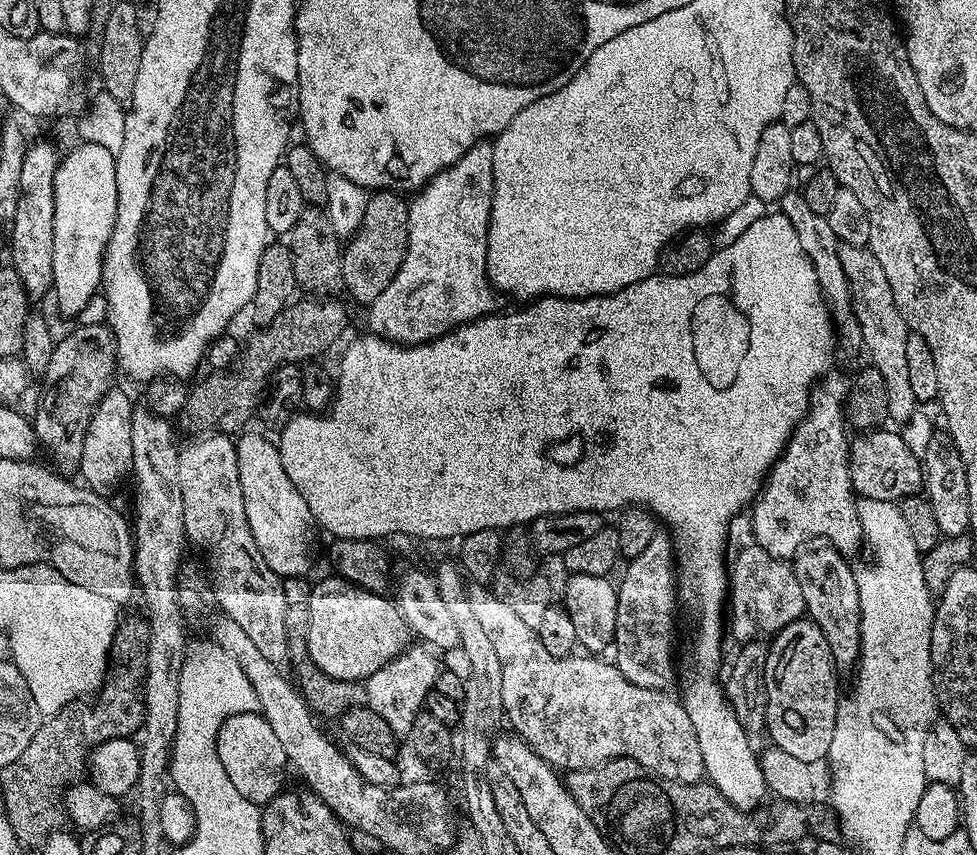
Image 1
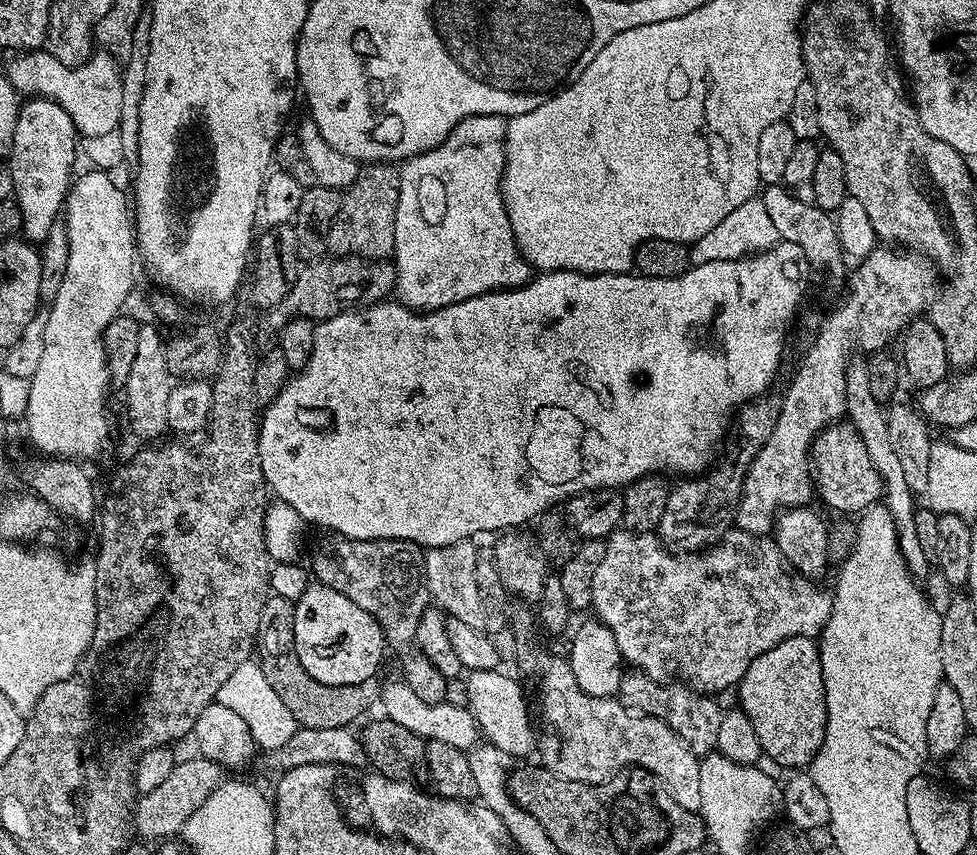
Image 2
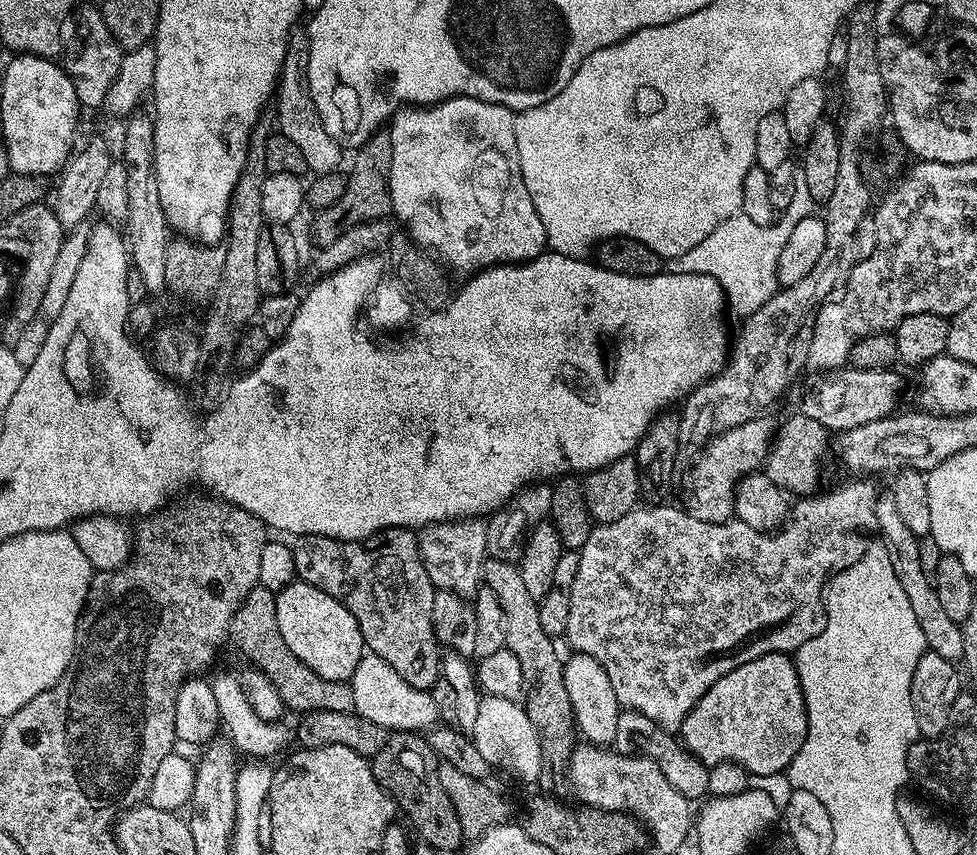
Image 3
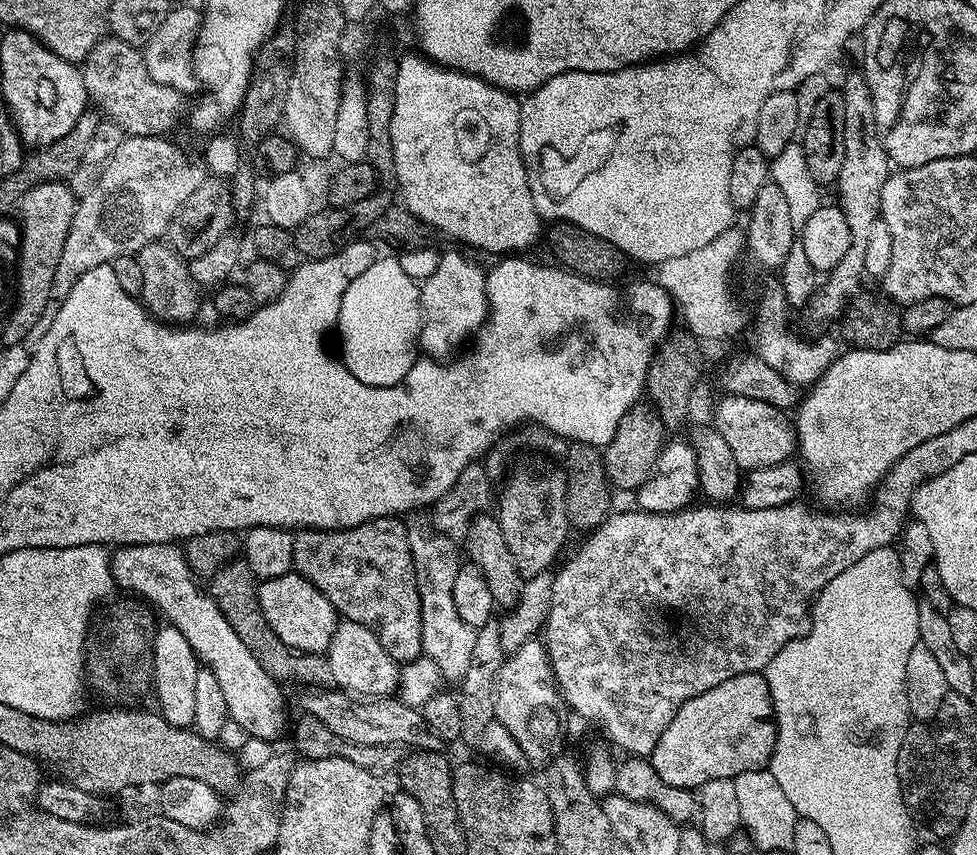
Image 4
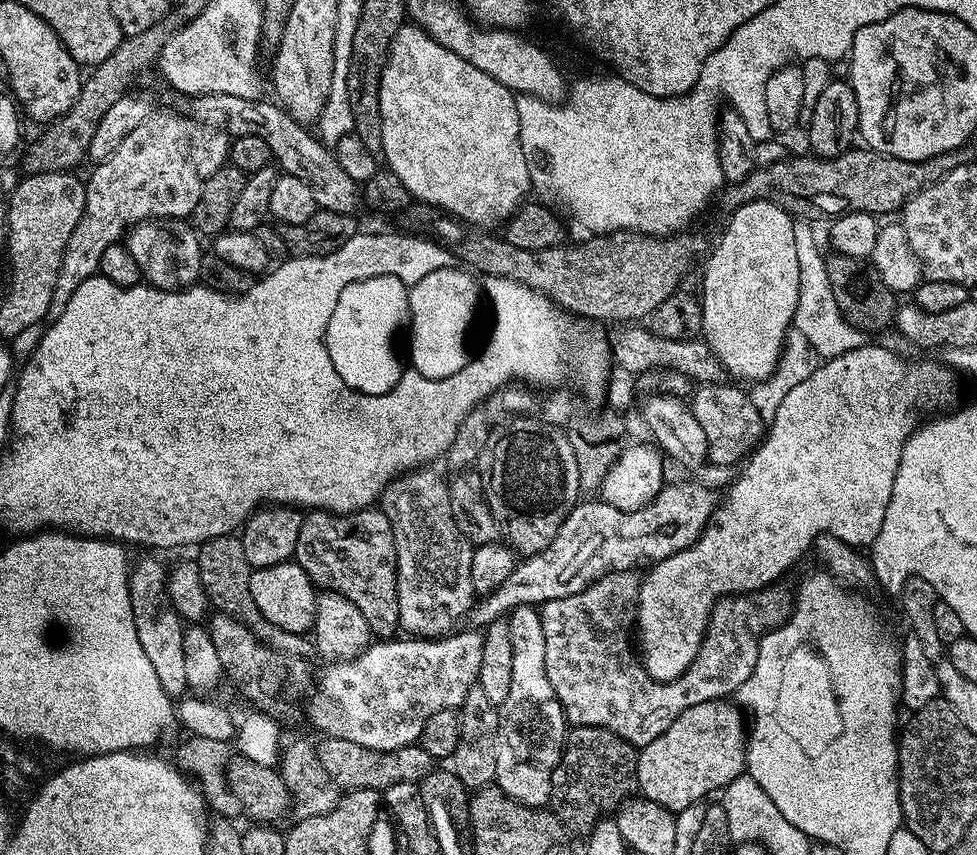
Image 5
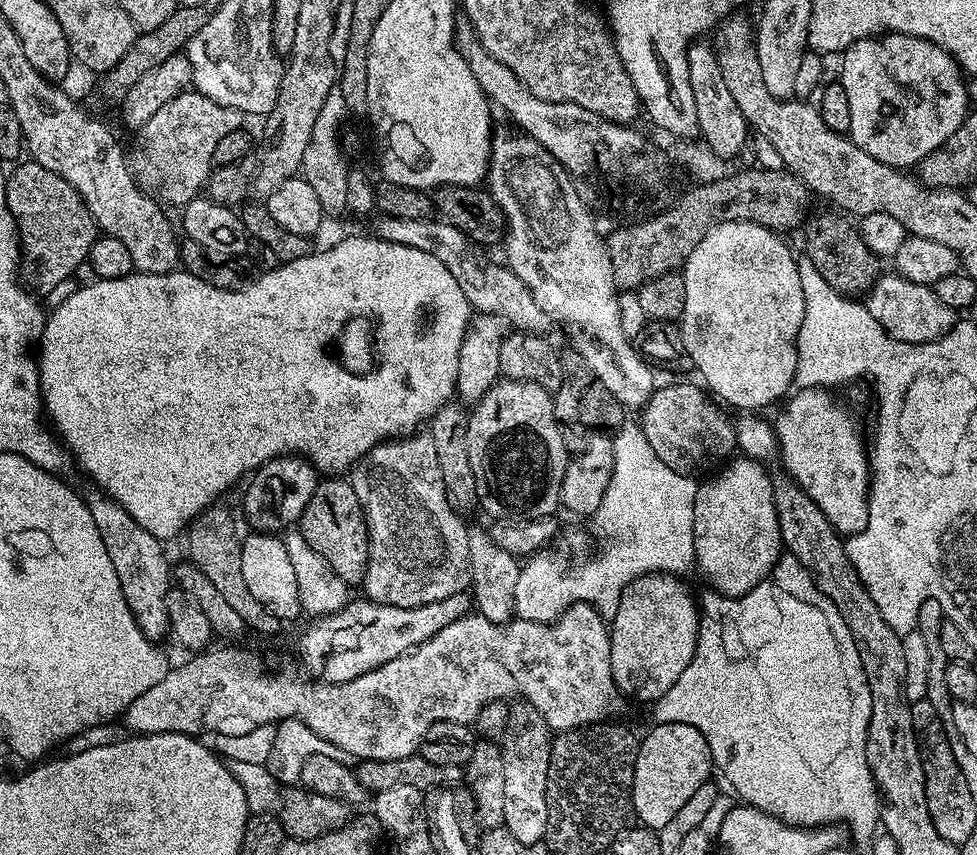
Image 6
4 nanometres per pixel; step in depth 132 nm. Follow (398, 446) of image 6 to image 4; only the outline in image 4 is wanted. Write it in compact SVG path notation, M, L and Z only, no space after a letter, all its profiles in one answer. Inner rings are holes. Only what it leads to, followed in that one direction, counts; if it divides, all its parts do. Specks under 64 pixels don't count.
M413 513L407 519L406 526L422 610L423 655L429 660L434 660L441 677L454 684L463 679L467 667L470 666L470 657L474 654L474 641L477 637L475 629L467 626L455 609L454 580L462 557L455 546L457 543L444 533L437 532L427 515Z

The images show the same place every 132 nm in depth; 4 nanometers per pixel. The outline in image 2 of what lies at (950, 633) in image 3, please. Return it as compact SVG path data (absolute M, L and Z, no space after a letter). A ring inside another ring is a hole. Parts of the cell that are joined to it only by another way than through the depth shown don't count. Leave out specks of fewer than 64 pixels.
M853 355L848 362L846 370L846 416L852 425L858 430L862 442L866 444L866 454L870 454L870 462L874 470L884 483L884 495L882 503L888 508L894 518L896 536L900 540L900 547L904 550L918 549L918 534L914 530L914 514L917 510L917 501L914 502L914 494L906 486L906 478L902 475L902 465L898 463L898 457L894 454L894 446L890 446L890 430L888 429L888 417L886 408L881 401L870 394L870 374L868 373L867 359L862 355Z

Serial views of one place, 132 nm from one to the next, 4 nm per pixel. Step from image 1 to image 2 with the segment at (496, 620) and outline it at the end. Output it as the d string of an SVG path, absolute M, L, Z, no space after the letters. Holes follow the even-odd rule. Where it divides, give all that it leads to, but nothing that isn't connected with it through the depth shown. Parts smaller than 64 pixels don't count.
M560 658L560 660L554 661L544 672L544 681L540 684L540 720L538 716L538 724L539 727L540 724L544 727L544 733L541 731L538 736L538 756L540 752L539 763L543 765L543 767L549 768L549 770L558 778L566 778L570 782L582 782L583 784L601 784L612 777L614 773L621 772L623 768L630 768L633 766L645 768L648 775L655 776L656 779L668 789L669 794L674 798L674 802L678 802L678 806L682 806L691 812L699 813L700 807L702 806L702 790L698 786L698 778L700 777L700 760L684 745L684 741L680 739L679 734L676 733L676 731L674 731L664 720L659 720L657 716L633 714L620 703L619 699L611 696L591 696L590 694L586 694L582 688L578 686L578 682L574 678L574 672L569 666L567 659Z

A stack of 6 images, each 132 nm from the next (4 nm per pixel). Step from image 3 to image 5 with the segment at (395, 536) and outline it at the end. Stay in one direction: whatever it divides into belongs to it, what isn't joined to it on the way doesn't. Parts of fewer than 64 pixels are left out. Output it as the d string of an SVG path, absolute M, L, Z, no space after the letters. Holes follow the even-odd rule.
M380 506L343 514L309 511L302 522L302 530L298 530L294 563L306 570L317 589L337 592L354 602L362 618L366 618L373 637L397 635L400 622L394 531Z

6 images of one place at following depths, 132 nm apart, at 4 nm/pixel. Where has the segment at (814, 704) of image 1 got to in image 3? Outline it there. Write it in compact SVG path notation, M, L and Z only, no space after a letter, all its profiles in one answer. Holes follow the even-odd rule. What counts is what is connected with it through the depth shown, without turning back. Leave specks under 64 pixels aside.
M771 652L762 654L762 658L754 658L754 662L746 662L730 670L730 674L718 678L718 682L714 682L714 686L710 686L710 690L706 690L706 694L702 694L700 701L688 711L679 726L678 736L691 756L706 765L737 764L753 777L763 778L778 775L788 769L794 754L798 754L806 738L807 729L806 702L795 659L786 652Z

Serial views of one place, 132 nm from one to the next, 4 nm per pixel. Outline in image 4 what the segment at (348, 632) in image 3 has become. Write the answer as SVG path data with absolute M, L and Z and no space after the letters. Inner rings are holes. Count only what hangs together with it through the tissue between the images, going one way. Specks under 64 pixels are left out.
M293 570L278 578L259 581L256 593L262 614L266 614L266 622L270 622L270 630L274 630L274 634L278 634L286 646L303 652L327 653L336 633L338 613L330 598L326 598L318 586Z

